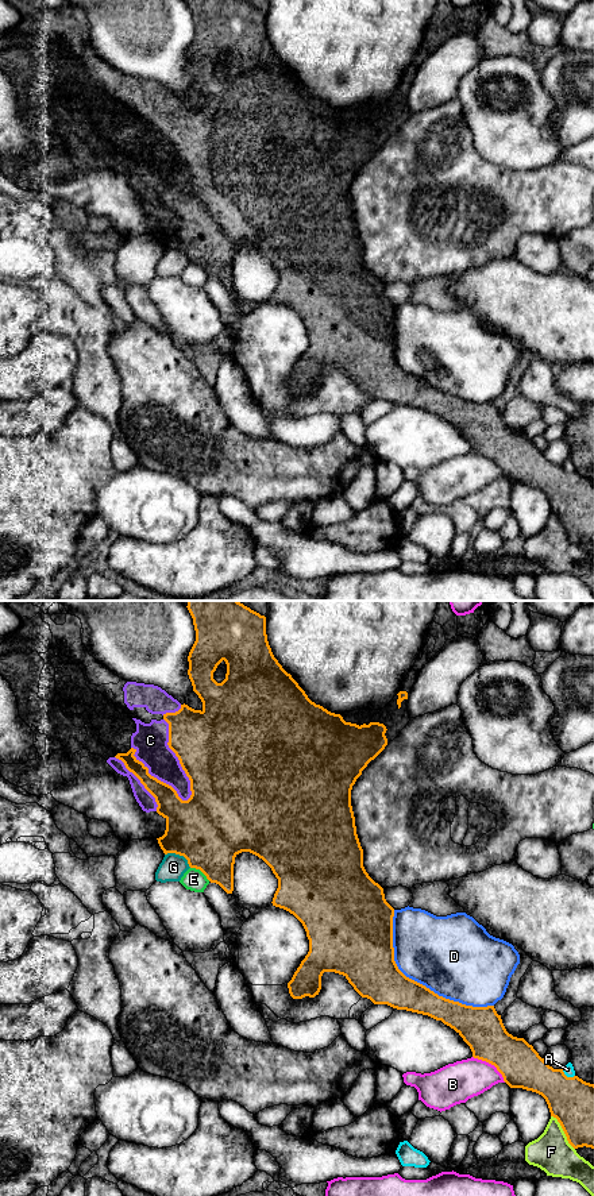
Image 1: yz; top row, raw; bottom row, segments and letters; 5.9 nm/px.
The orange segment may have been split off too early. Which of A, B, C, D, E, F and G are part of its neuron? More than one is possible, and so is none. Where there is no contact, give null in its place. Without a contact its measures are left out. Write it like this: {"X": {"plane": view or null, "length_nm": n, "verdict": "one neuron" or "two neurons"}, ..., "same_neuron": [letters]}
{"A": {"plane": "yz", "length_nm": 90, "verdict": "two neurons"}, "B": {"plane": "yz", "length_nm": 260, "verdict": "two neurons"}, "C": {"plane": "yz", "length_nm": 500, "verdict": "one neuron"}, "D": {"plane": "yz", "length_nm": 850, "verdict": "two neurons"}, "E": {"plane": "yz", "length_nm": 150, "verdict": "two neurons"}, "F": {"plane": "yz", "length_nm": 240, "verdict": "two neurons"}, "G": {"plane": "yz", "length_nm": 180, "verdict": "two neurons"}, "same_neuron": ["C"]}

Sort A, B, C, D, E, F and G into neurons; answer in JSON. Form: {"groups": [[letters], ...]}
{"groups": [["A"], ["B"], ["C"], ["D"], ["E"], ["F"], ["G"]]}

